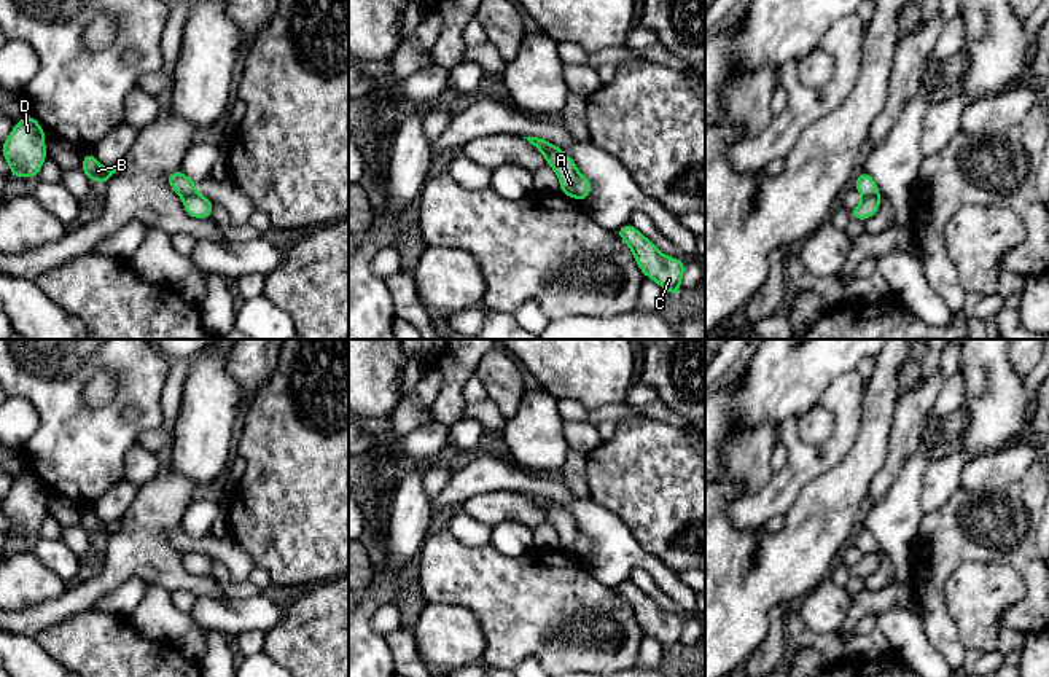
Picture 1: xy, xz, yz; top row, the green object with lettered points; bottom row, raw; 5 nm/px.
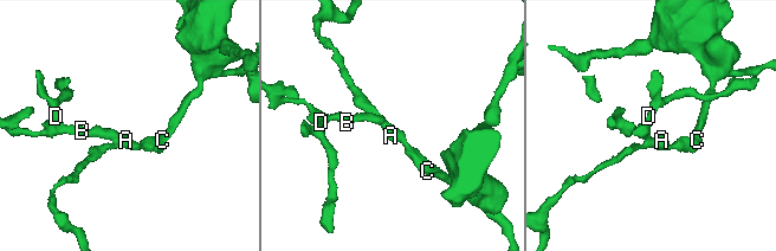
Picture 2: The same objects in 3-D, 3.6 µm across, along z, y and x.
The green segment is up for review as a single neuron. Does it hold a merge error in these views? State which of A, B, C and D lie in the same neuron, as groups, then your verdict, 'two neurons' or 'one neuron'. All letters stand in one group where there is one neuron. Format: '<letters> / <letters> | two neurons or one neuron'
A C / B D | two neurons

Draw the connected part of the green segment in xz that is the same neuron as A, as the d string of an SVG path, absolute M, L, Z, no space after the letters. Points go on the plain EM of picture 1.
M556 502L544 505L543 513L560 537L560 550L584 559L592 548L592 540L579 530L575 518Z

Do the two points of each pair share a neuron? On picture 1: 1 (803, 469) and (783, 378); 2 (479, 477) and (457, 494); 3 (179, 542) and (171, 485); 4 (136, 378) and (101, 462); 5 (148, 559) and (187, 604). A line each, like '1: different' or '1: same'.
1: different
2: same
3: different
4: same
5: different

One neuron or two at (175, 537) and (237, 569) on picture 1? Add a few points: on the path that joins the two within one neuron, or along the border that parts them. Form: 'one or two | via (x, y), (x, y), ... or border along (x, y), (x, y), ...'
one | via (191, 543), (210, 543), (223, 553)

